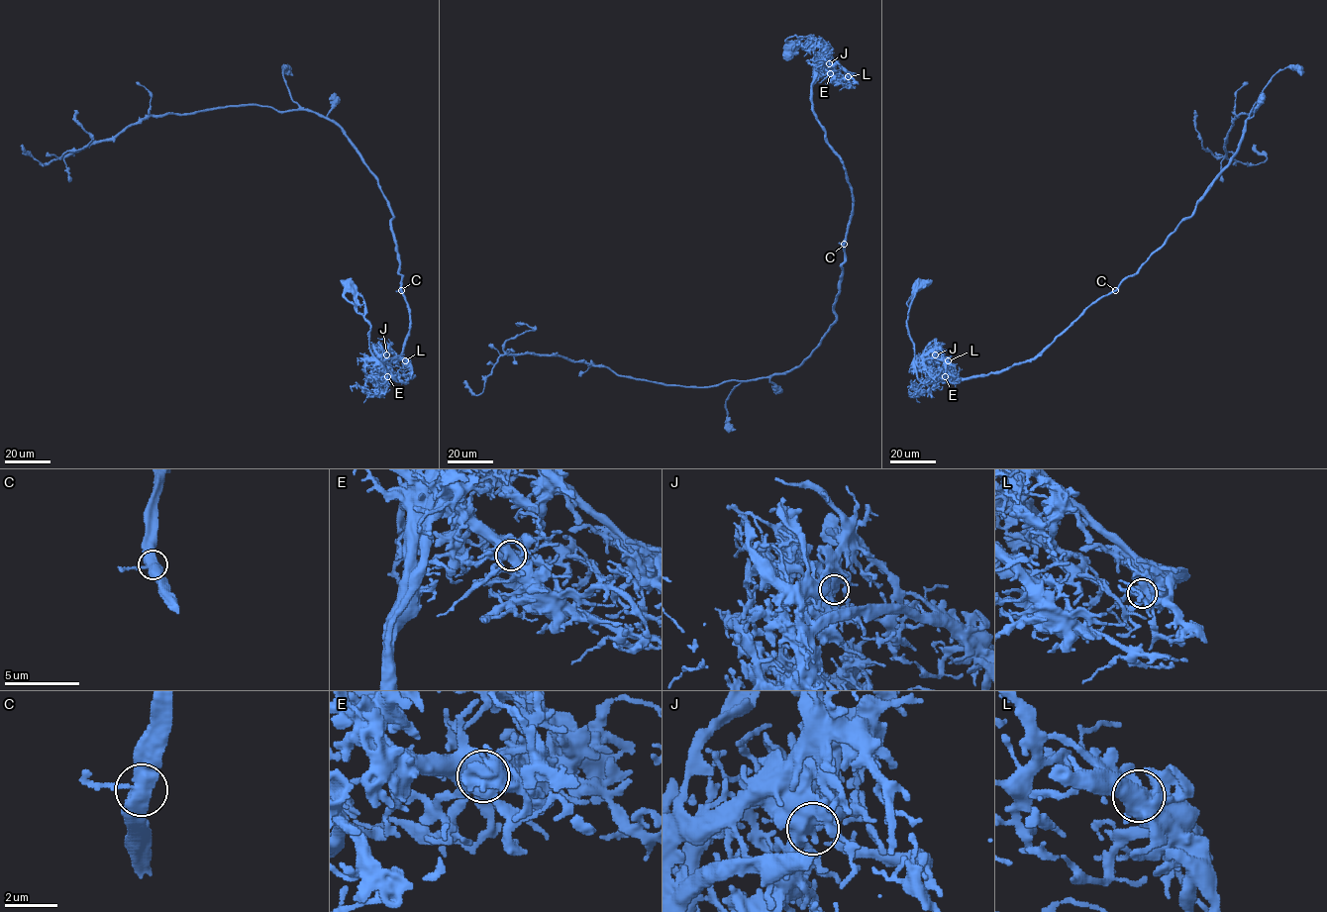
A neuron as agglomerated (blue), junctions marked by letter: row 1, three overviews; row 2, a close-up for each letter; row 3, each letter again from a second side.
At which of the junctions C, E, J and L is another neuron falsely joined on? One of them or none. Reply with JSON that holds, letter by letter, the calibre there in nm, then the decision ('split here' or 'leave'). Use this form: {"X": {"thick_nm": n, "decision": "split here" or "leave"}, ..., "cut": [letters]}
{"C": {"thick_nm": 480, "decision": "leave"}, "E": {"thick_nm": 420, "decision": "leave"}, "J": {"thick_nm": 480, "decision": "leave"}, "L": {"thick_nm": 480, "decision": "leave"}, "cut": []}

